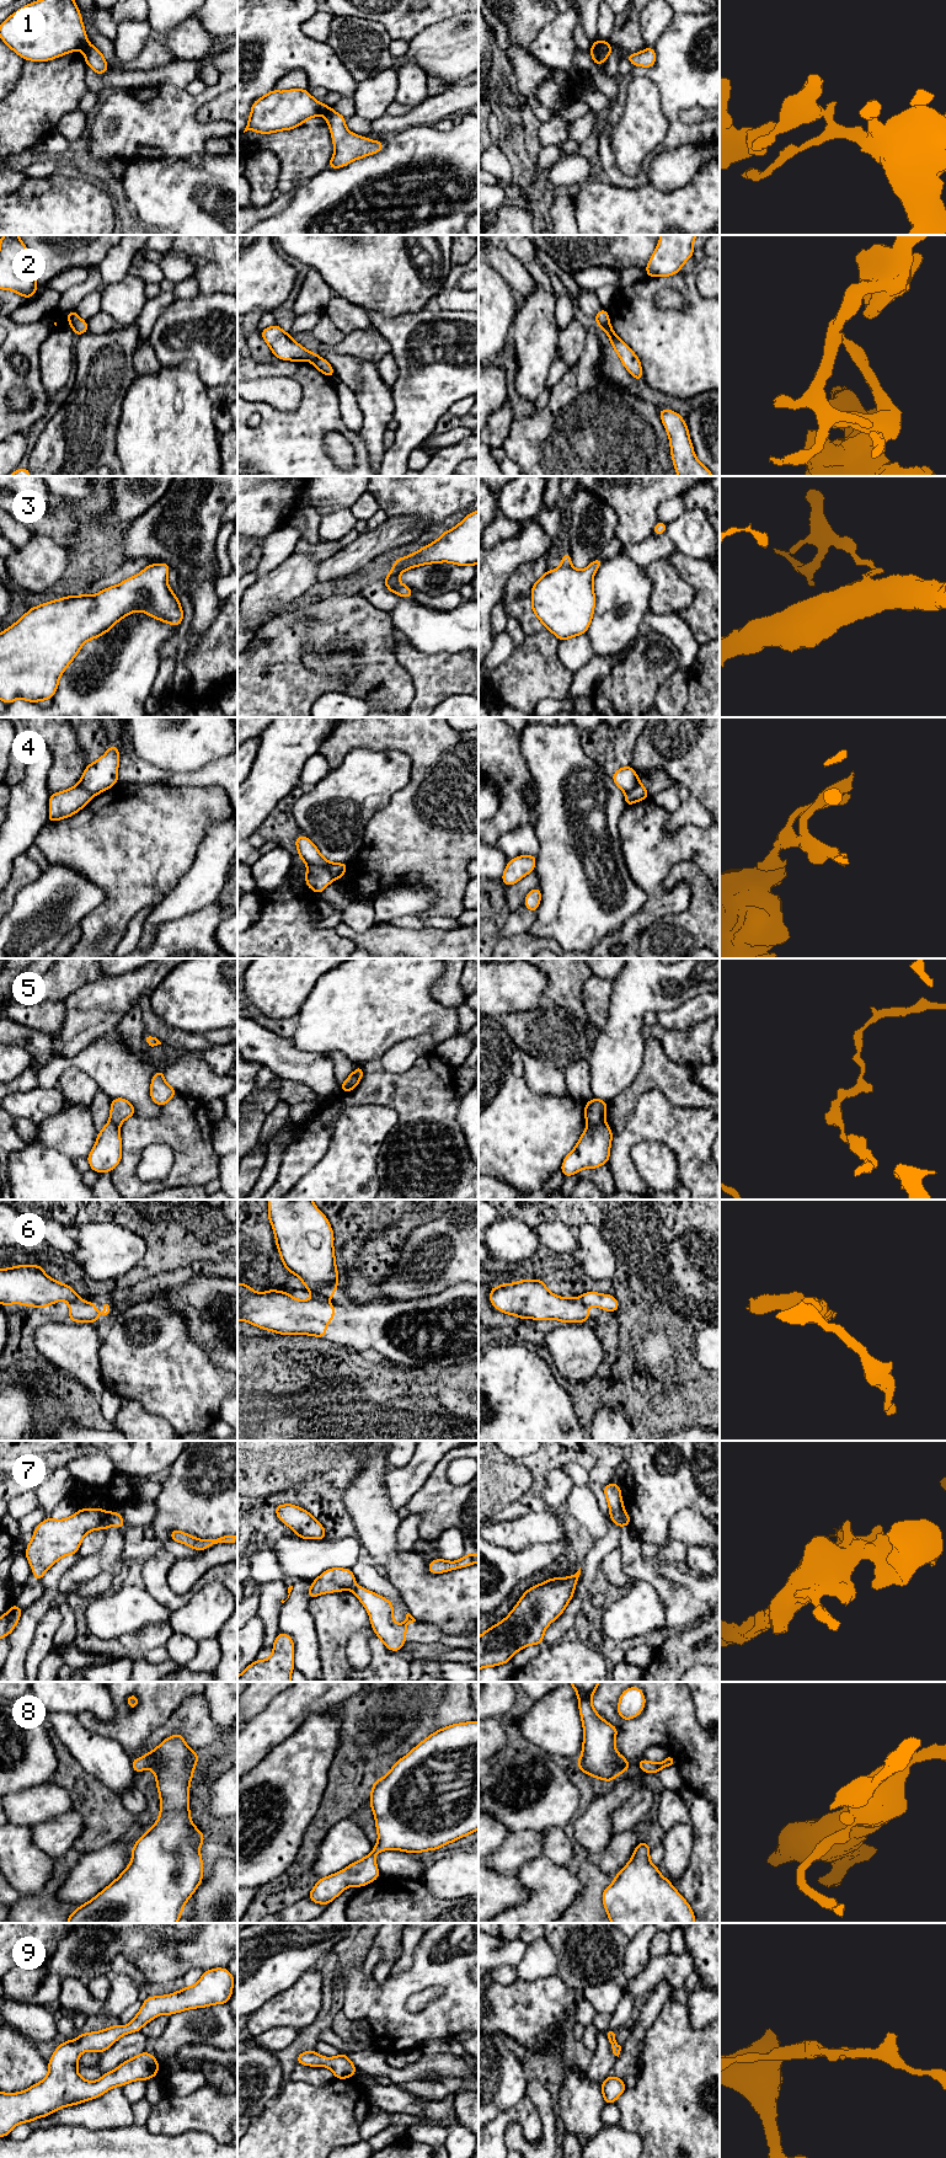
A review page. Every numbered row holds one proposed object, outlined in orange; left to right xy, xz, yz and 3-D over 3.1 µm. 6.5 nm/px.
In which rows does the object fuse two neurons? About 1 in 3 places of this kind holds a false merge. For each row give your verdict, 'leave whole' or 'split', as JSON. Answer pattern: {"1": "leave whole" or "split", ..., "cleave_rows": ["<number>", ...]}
{"1": "split", "2": "split", "3": "leave whole", "4": "split", "5": "split", "6": "split", "7": "split", "8": "leave whole", "9": "leave whole", "cleave_rows": ["1", "2", "4", "5", "6", "7"]}

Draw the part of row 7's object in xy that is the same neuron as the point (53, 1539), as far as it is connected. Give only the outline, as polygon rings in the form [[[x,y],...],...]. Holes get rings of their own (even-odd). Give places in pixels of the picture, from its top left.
[[[79,1508],[65,1519],[47,1517],[33,1532],[25,1555],[33,1570],[33,1581],[42,1576],[62,1558],[78,1554],[84,1537],[95,1529],[106,1531],[112,1526],[111,1513],[103,1508]]]

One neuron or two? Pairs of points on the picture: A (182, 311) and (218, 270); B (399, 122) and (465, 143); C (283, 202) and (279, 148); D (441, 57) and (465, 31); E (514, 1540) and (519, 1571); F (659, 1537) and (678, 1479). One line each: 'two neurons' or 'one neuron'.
A: two neurons
B: two neurons
C: two neurons
D: one neuron
E: two neurons
F: one neuron

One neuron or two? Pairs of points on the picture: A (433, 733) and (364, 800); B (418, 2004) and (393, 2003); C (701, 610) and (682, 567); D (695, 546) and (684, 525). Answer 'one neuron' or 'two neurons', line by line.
A: two neurons
B: two neurons
C: one neuron
D: one neuron

